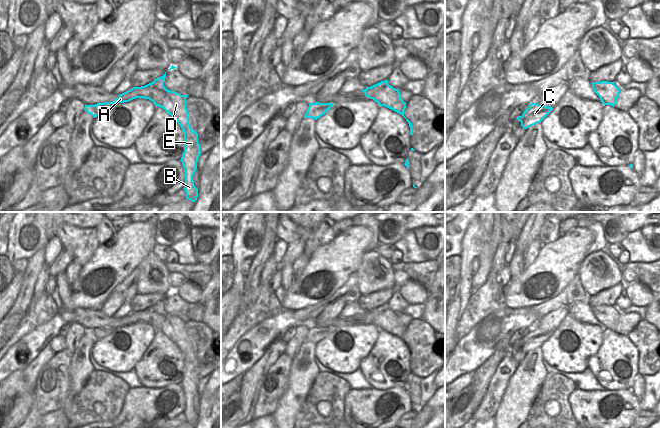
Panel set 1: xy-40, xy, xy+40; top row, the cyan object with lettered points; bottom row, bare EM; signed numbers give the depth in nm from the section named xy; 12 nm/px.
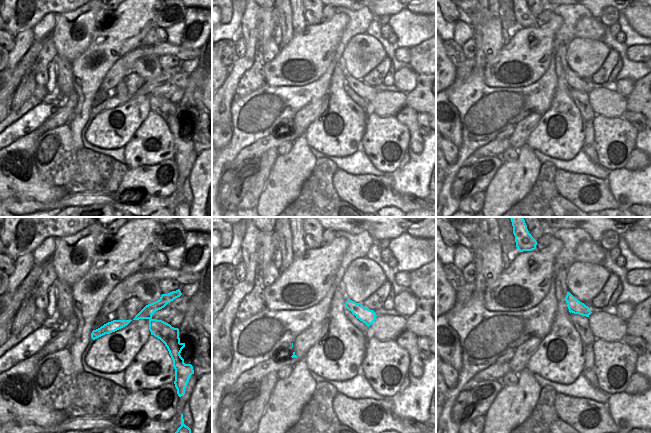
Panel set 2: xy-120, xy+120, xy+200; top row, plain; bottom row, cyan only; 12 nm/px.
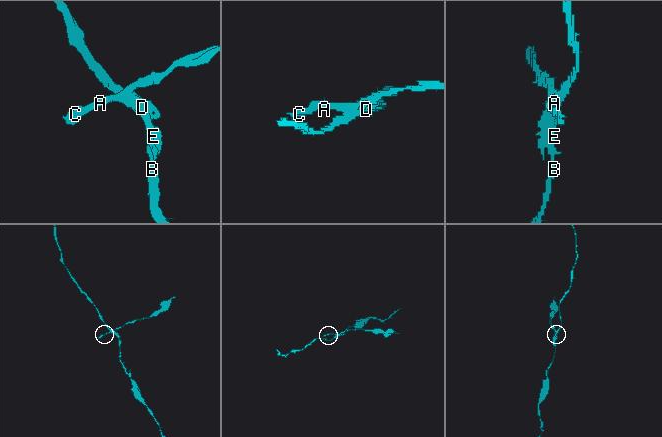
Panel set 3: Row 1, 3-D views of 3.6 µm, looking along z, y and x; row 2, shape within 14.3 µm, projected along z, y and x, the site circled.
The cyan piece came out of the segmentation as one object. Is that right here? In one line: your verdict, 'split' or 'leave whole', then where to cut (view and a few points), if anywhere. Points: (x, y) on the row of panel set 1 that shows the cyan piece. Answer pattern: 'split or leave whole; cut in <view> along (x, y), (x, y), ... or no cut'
split; cut in xy along (387, 83), (381, 87), (374, 87), (372, 98)

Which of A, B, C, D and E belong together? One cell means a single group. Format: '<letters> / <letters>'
A C / B D E

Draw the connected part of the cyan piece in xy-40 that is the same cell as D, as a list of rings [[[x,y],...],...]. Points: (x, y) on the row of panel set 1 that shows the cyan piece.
[[[151,89],[149,100],[156,106],[163,108],[181,126],[184,132],[184,152],[181,162],[185,172],[186,199],[195,202],[198,197],[198,189],[194,185],[193,175],[197,169],[197,162],[200,156],[200,144],[198,134],[193,131],[189,124],[186,98],[188,95],[181,95],[168,89]]]

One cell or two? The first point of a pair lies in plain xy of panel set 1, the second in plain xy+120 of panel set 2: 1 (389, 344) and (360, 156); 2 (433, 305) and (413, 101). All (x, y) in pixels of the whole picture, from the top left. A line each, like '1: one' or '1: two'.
1: two
2: one

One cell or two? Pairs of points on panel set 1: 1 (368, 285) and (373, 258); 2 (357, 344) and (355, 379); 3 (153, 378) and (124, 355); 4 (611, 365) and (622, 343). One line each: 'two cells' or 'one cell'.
1: one cell
2: two cells
3: two cells
4: one cell

